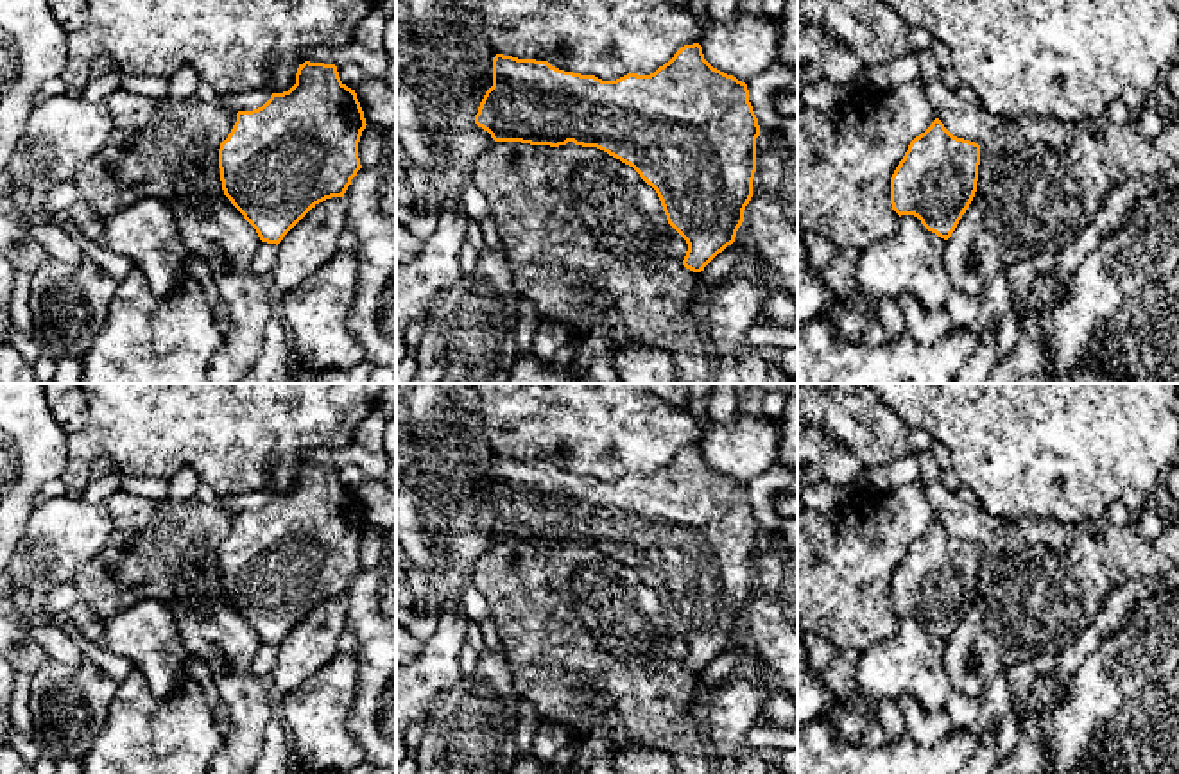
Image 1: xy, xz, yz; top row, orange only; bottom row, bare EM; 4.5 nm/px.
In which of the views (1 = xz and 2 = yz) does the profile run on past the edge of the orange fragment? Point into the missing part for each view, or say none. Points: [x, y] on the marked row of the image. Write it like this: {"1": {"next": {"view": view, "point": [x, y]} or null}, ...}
{"1": {"next": null}, "2": {"next": null}}

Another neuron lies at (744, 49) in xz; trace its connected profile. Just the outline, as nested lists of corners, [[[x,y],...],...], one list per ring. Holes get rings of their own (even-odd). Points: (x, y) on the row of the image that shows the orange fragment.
[[[740,13],[735,23],[702,23],[704,59],[717,70],[749,82],[778,61],[779,29],[765,16]]]

